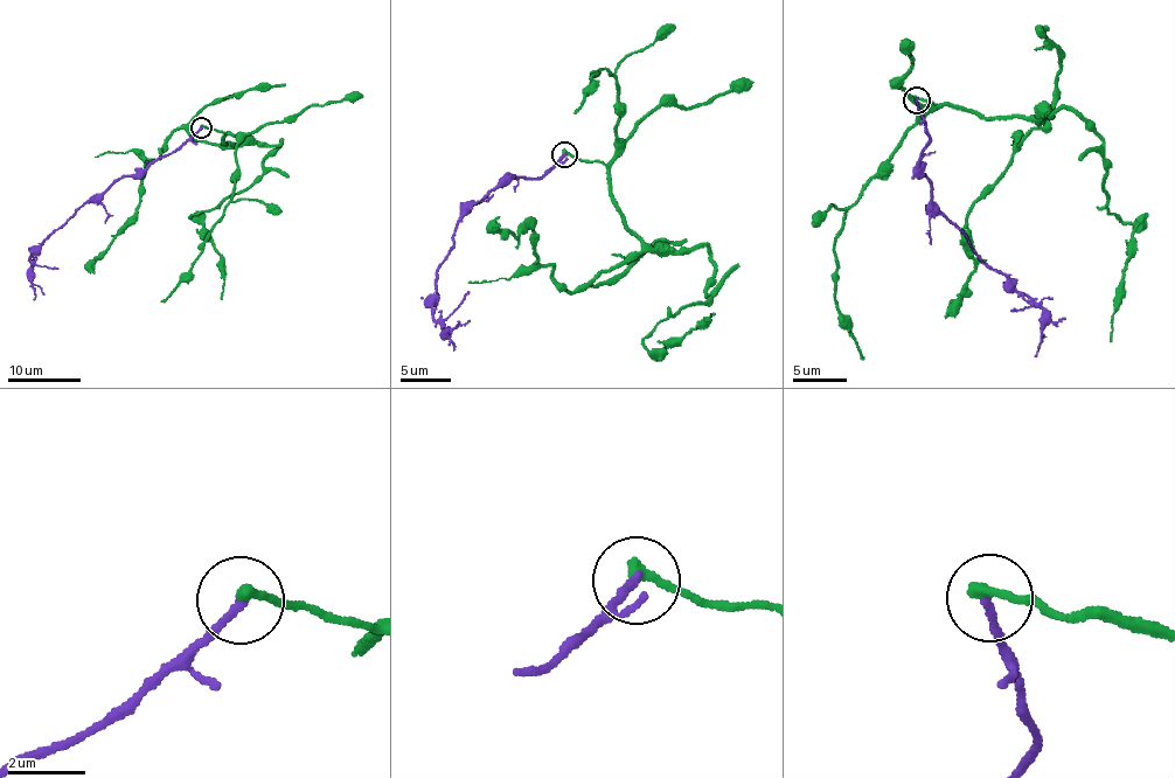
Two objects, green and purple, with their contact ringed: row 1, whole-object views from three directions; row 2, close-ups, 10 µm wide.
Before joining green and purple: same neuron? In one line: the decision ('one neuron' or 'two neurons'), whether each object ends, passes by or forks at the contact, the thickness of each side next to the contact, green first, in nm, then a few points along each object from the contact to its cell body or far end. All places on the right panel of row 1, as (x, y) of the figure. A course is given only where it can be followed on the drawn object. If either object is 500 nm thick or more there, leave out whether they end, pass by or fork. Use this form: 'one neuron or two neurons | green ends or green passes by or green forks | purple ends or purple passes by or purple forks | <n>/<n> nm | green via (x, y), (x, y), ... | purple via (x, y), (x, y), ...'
two neurons | green ends | purple ends | 320/200 nm | green via (916, 99), (986, 117), (1054, 116), (1063, 108), (1082, 113), (1102, 140), (1107, 210), (1137, 227), (1110, 341) | purple via (916, 99), (930, 138), (918, 164), (931, 199), (985, 263), (1009, 277), (1042, 312), (1040, 349), (1034, 356)

